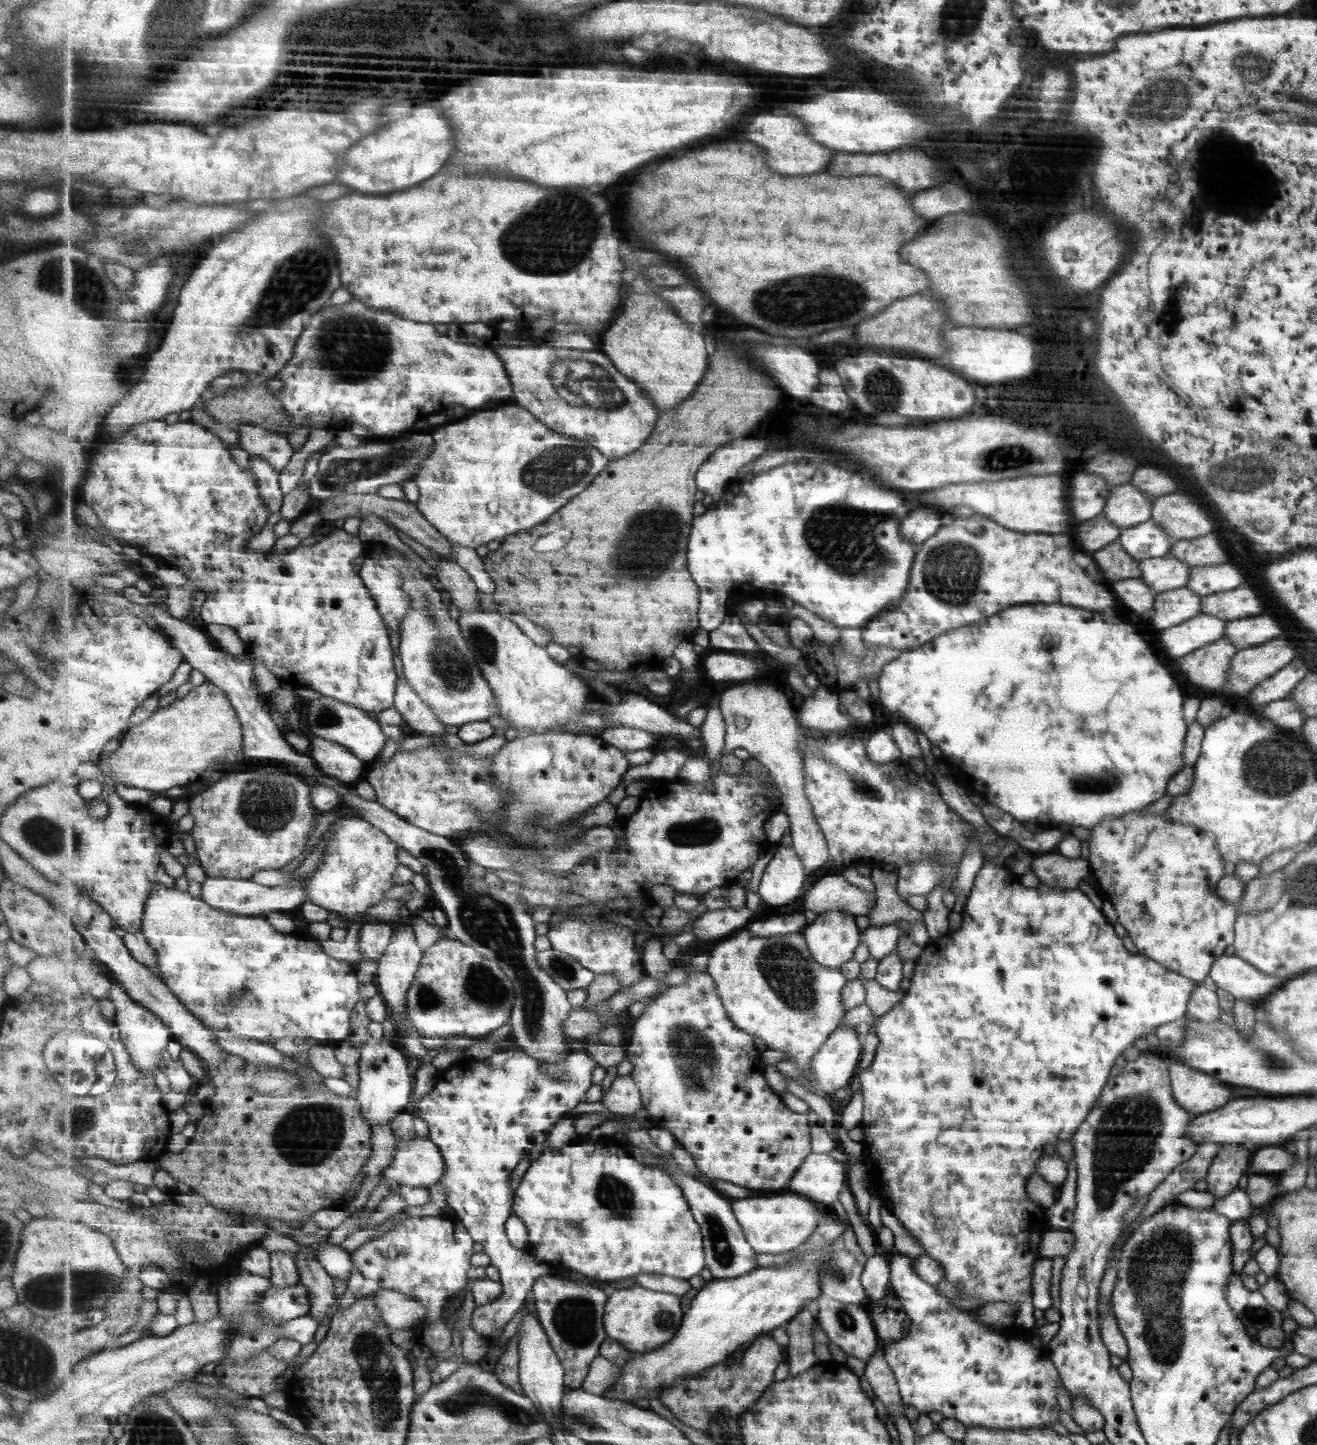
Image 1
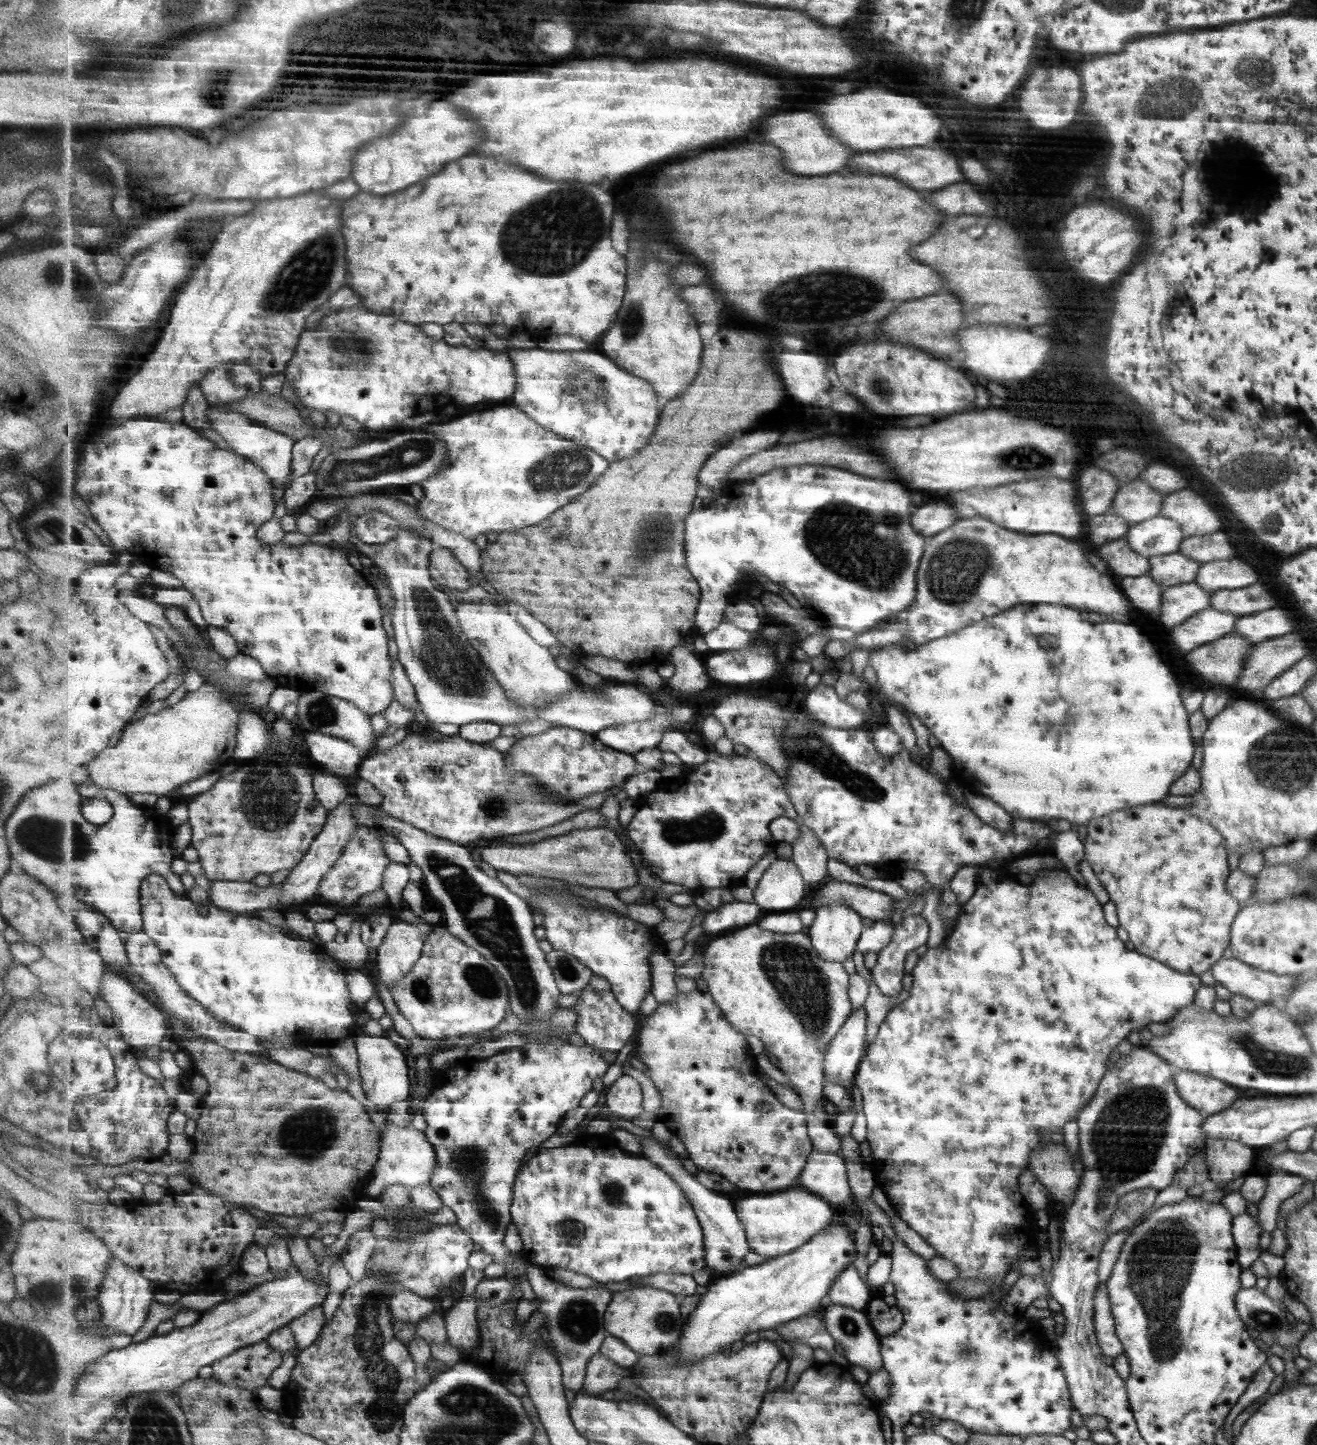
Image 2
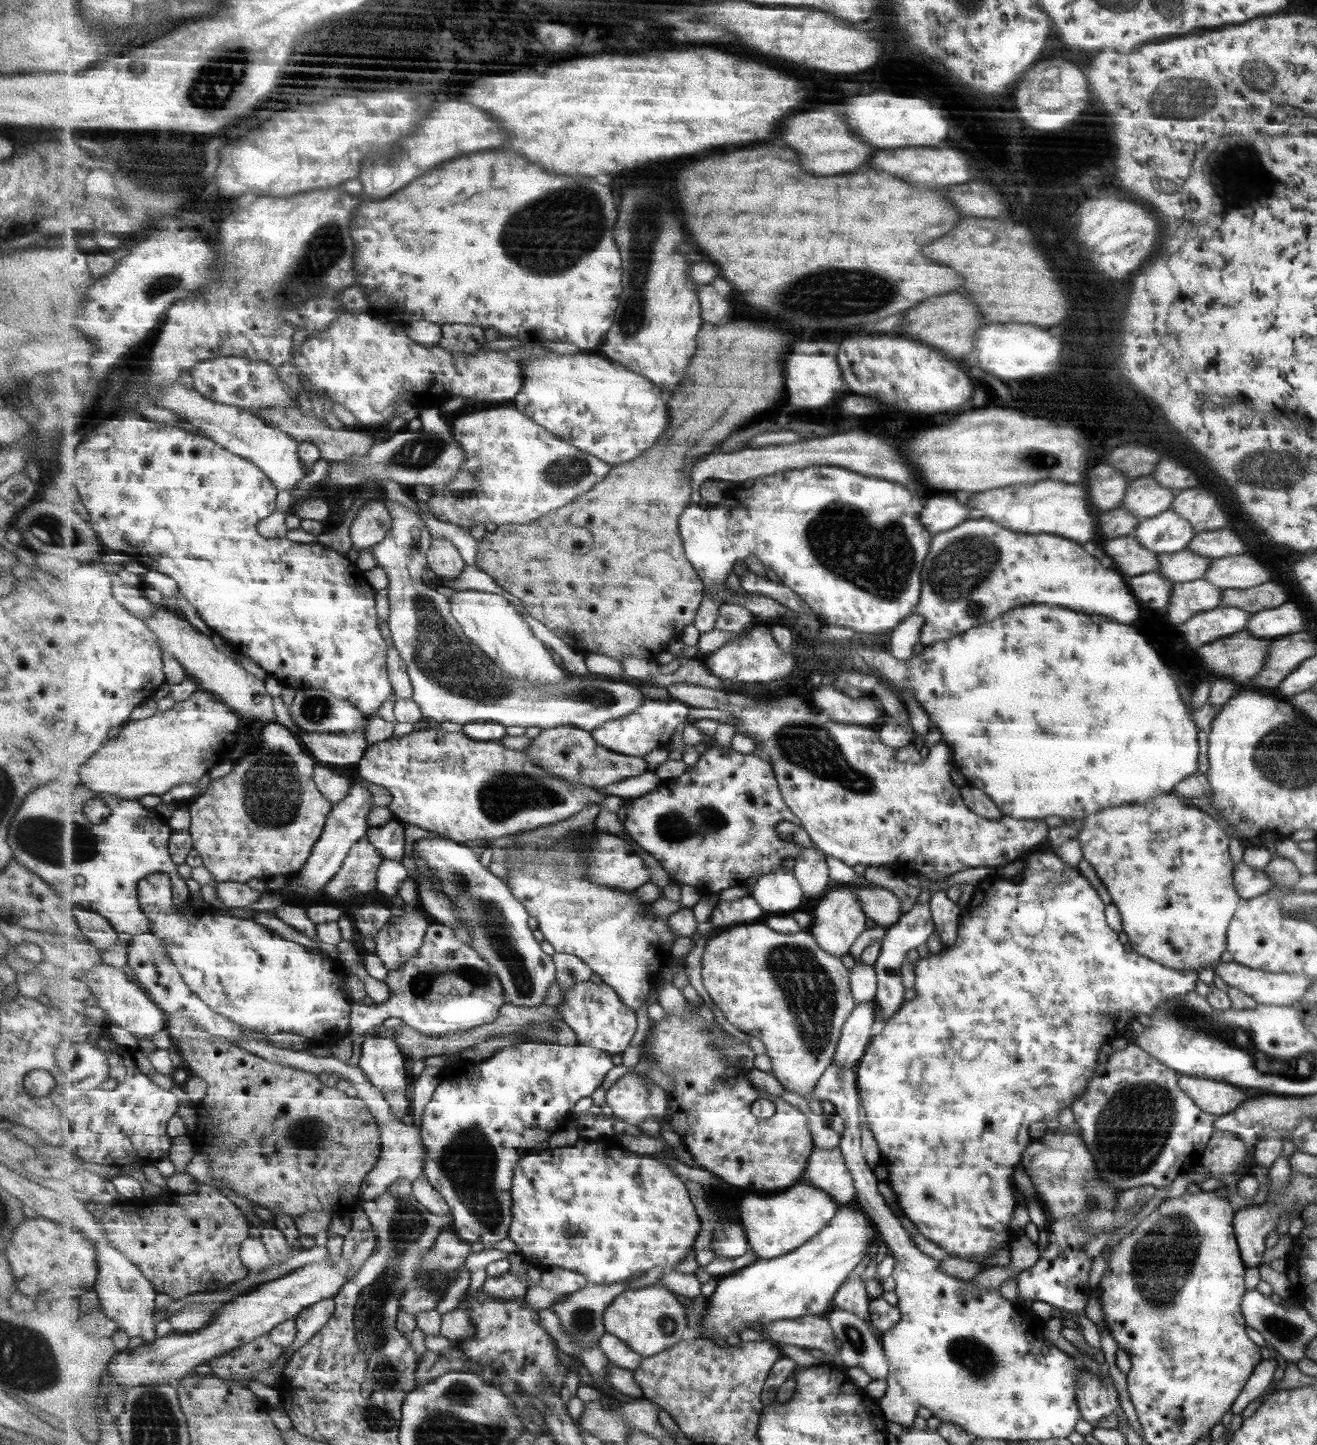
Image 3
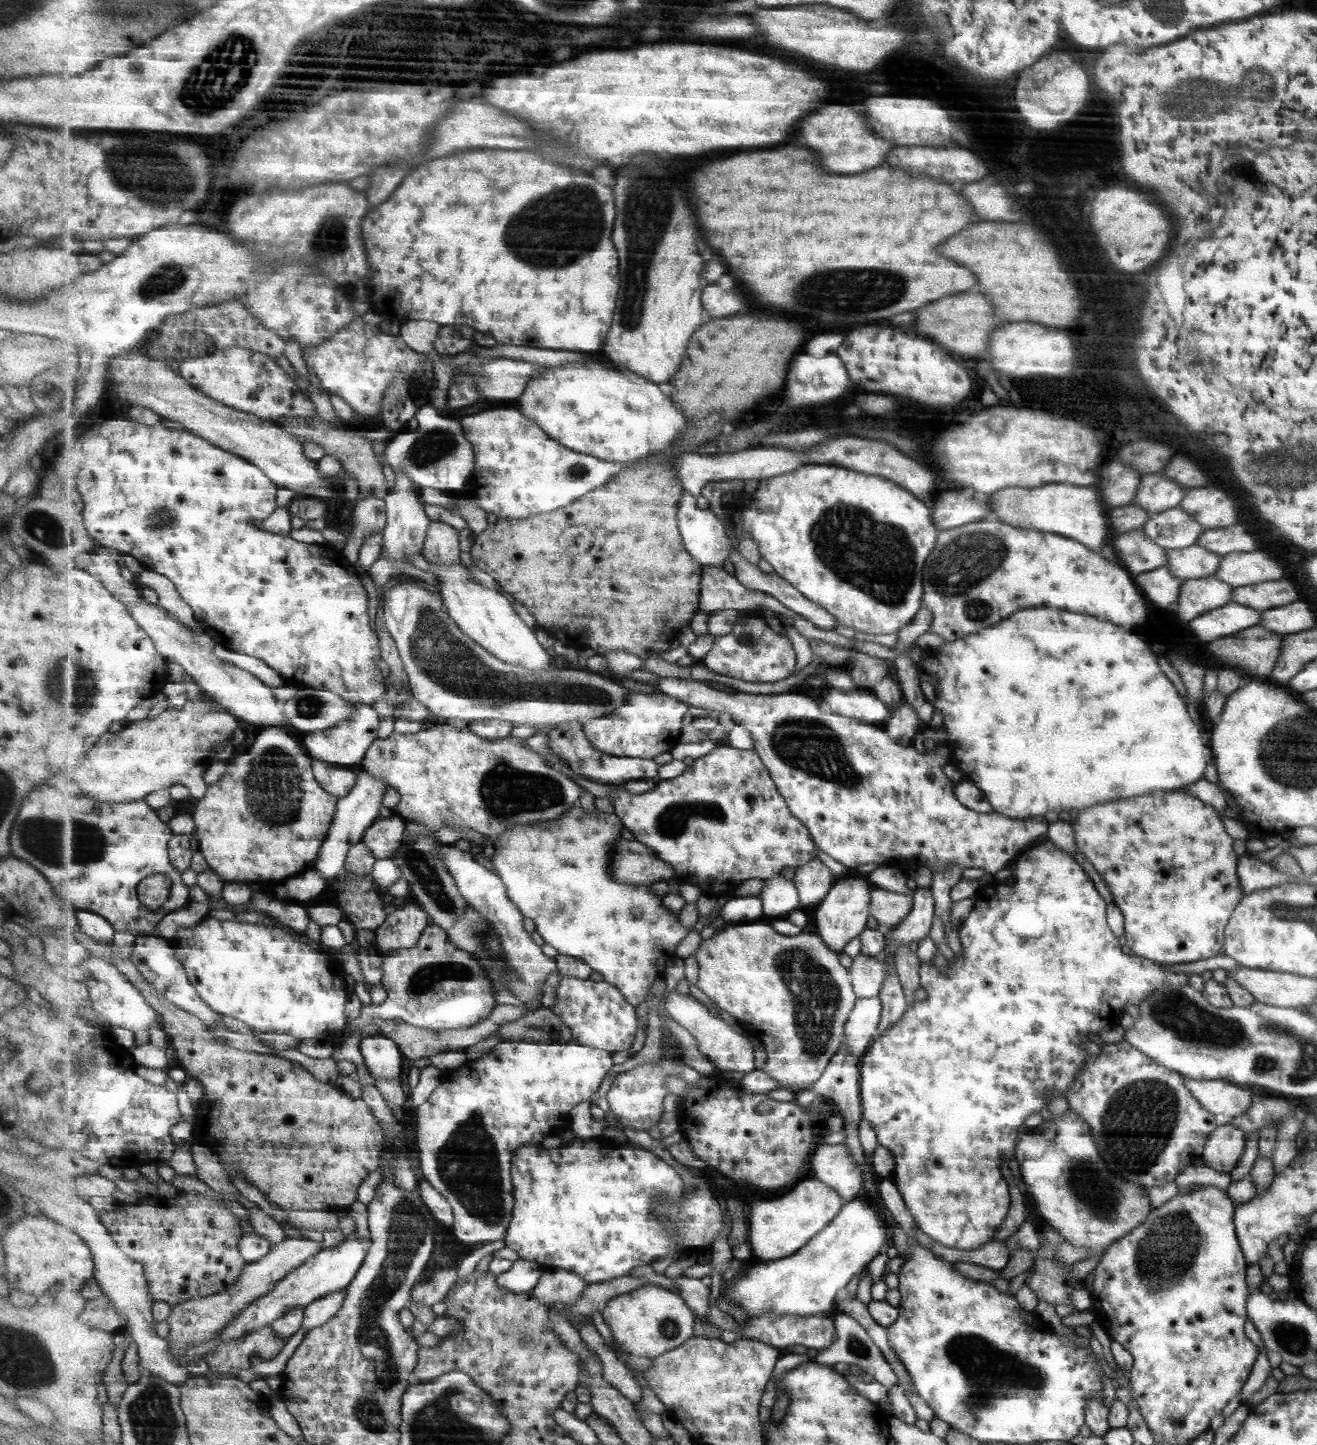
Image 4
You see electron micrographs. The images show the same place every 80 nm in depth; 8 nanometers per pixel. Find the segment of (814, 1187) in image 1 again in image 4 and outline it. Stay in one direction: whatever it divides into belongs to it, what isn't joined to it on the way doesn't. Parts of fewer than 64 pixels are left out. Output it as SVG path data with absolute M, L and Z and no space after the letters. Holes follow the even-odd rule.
M817 1143L810 1157L807 1177L834 1188L845 1203L863 1193L863 1169L859 1169L845 1143Z

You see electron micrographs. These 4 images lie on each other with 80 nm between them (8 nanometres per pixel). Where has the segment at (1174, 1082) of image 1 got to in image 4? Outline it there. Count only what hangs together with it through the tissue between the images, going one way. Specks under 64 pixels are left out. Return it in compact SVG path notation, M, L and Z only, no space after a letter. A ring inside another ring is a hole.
M1186 1080L1183 1083L1207 1112L1217 1115L1243 1115L1251 1106L1251 1094L1237 1085L1221 1080Z

